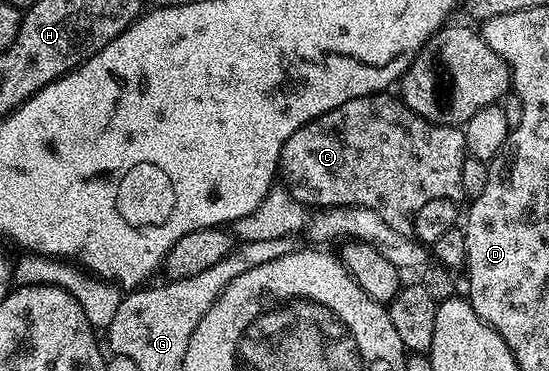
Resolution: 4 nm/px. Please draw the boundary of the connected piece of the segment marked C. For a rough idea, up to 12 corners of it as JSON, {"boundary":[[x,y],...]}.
{"boundary":[[391,93],[345,101],[279,154],[311,209],[411,235],[464,198],[462,130]]}

